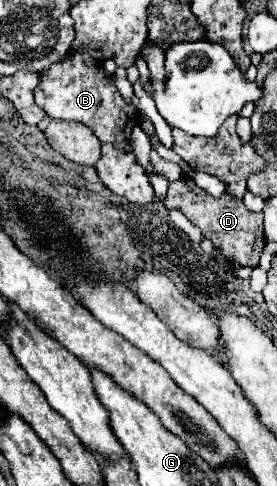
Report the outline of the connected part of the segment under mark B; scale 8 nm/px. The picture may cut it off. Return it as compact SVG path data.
M70 53L62 61L42 71L40 85L34 89L36 103L54 119L78 121L94 131L102 143L124 143L130 139L132 129L138 125L138 109L118 93L112 75L104 71L102 63L88 53Z

